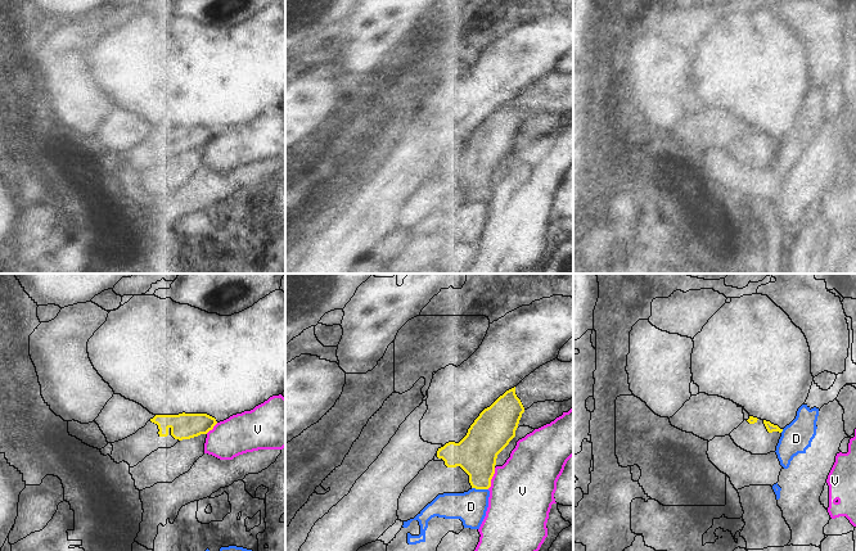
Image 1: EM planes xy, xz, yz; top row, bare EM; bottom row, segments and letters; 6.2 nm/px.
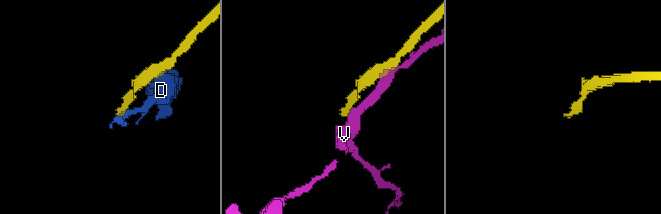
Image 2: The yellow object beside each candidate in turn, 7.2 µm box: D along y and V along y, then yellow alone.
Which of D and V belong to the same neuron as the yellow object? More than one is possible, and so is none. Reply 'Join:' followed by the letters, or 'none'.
Join: none

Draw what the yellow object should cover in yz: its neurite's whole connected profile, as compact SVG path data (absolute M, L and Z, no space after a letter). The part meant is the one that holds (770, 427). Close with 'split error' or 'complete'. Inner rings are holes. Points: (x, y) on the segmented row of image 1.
M749 416L729 435L742 450L752 455L767 455L776 451L781 432L770 421Z; split error

